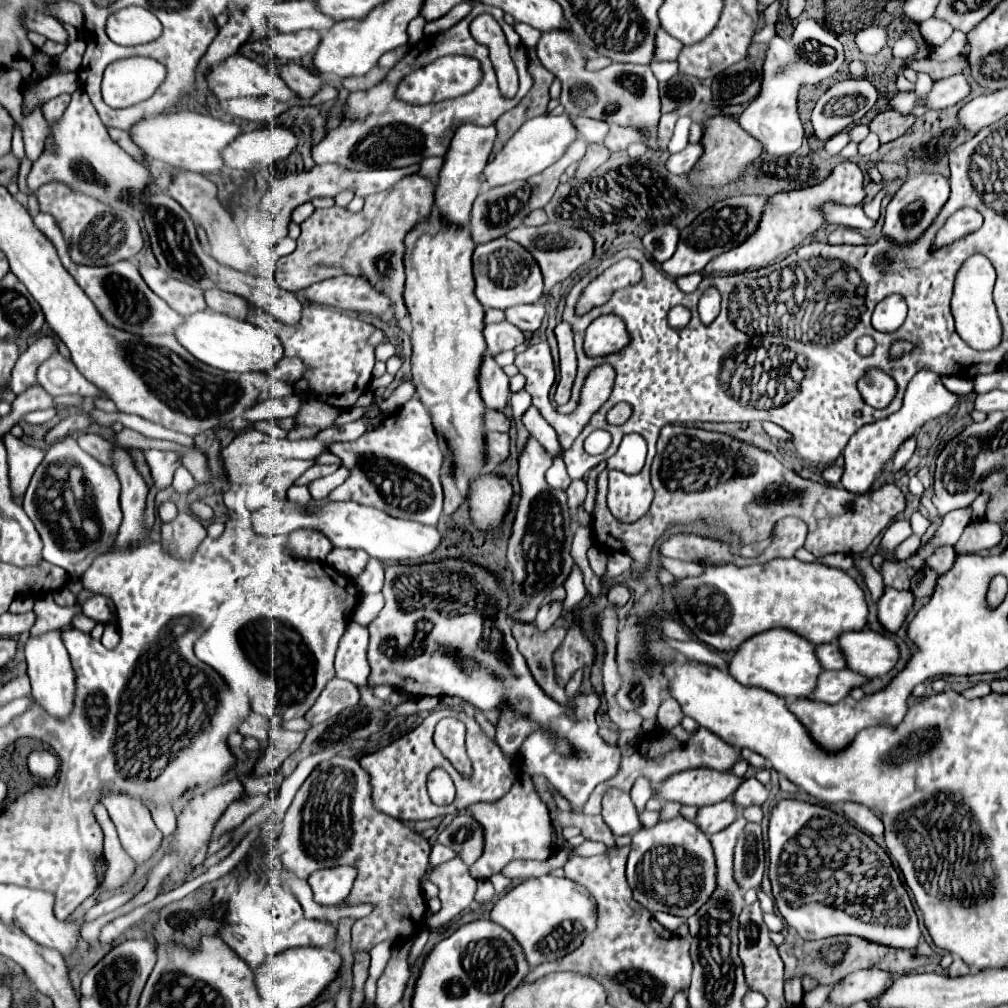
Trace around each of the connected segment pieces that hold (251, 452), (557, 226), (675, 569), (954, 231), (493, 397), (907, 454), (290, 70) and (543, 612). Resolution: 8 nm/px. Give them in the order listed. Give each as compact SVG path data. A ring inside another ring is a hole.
M364 419L346 423L346 425L340 425L340 427L332 427L332 429L322 429L314 437L298 439L298 441L272 439L270 435L260 433L256 429L246 429L240 435L236 435L234 441L226 449L222 449L224 467L228 471L230 481L234 481L234 483L260 483L270 471L274 471L286 459L314 459L314 457L322 455L324 451L328 451L328 447L332 443L338 443L338 441L354 441L354 439L362 437L364 433L366 433Z
M546 223L540 227L516 227L516 231L510 231L510 235L514 241L518 241L522 247L526 247L534 259L538 261L542 275L544 275L544 285L546 285L546 295L552 291L554 285L562 283L566 277L570 277L576 269L580 269L582 265L586 265L592 257L594 257L594 237L590 231L580 229L580 227L572 227L572 225L564 225L564 223Z
M662 559L664 567L678 579L684 579L684 577L694 577L694 575L702 575L704 573L704 567L700 563L684 563L684 561L676 561L676 559Z
M960 209L956 211L948 223L938 231L936 235L936 241L934 241L934 247L940 247L942 243L950 243L950 241L956 241L960 239L962 235L968 235L972 231L976 231L978 227L982 225L982 215L976 211L976 209Z
M484 355L480 373L478 373L478 389L480 397L484 399L484 405L490 409L504 409L510 399L510 389L508 389L508 377L506 373L498 367L494 357Z
M912 435L912 437L908 437L908 439L898 447L898 451L896 451L896 455L894 455L894 467L892 467L892 471L902 469L902 467L910 461L910 457L912 457L912 453L914 453L914 447L916 447L916 437Z
M286 63L282 65L280 73L278 73L284 83L288 83L288 87L302 99L302 101L308 101L312 99L314 95L320 93L322 89L322 79L310 71L306 71L304 67L300 65L294 65L294 63Z
M564 599L542 605L540 611L538 611L538 615L536 615L536 625L538 625L538 629L548 629L548 627L552 627L552 625L558 621L562 609L564 609Z

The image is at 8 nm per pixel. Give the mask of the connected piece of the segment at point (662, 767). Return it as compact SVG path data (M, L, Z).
M700 729L690 741L684 743L684 747L682 747L680 751L672 751L672 753L668 753L668 755L664 755L664 757L658 757L658 759L652 759L652 761L640 759L640 755L636 755L636 743L638 743L638 731L622 731L622 733L620 733L618 747L620 747L620 751L622 751L622 767L624 767L624 771L620 771L620 775L608 779L608 781L604 781L604 783L600 783L600 785L594 789L594 793L590 795L590 799L588 799L586 807L584 807L584 813L588 813L588 815L600 815L604 793L606 793L608 789L620 789L620 791L626 791L626 793L628 793L628 791L632 789L634 779L638 779L640 775L648 777L648 779L652 781L652 785L656 787L656 785L660 785L664 779L668 779L670 775L674 775L674 773L678 773L678 771L696 769L696 767L710 767L710 769L718 769L718 771L730 771L732 765L738 761L738 751L736 751L732 745L724 743L718 735L714 735L714 733L708 731L708 729Z

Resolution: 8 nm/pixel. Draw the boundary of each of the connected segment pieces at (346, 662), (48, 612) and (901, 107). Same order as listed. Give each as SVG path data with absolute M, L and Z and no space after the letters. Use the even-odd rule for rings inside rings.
M350 621L346 629L336 653L336 677L352 681L356 687L364 687L370 675L366 661L368 629L356 621Z
M46 595L42 601L34 603L34 613L38 617L36 617L34 627L30 629L30 635L32 637L40 637L40 635L44 635L48 631L64 629L64 627L70 625L70 621L72 621L74 615L81 611L82 608L78 604L72 607L58 607L52 601L52 595Z
M912 91L912 93L896 93L892 97L888 95L888 101L890 101L892 109L896 109L900 113L908 113L916 103L916 93Z

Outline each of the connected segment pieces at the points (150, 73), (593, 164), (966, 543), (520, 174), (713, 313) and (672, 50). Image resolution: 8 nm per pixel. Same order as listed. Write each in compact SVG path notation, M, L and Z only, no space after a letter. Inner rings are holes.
M126 57L110 63L102 79L102 99L114 109L150 97L164 81L164 65L150 57Z
M588 143L588 151L580 161L580 169L576 173L578 179L586 179L590 173L594 173L602 163L606 163L610 157L610 151L602 143Z
M976 521L964 529L954 551L956 553L980 553L980 551L1000 545L1002 537L1004 537L1004 531L1000 529L1000 525L988 523L988 521Z
M562 113L562 115L540 115L530 119L528 123L524 123L524 127L520 127L520 131L516 131L512 135L512 139L502 147L500 153L496 153L494 161L488 163L484 167L484 175L488 179L488 185L504 185L508 181L516 181L516 179L528 179L536 173L542 173L546 167L550 167L552 163L556 163L566 149L576 141L576 127L574 121Z
M708 287L708 289L704 291L704 295L702 295L700 303L698 303L700 321L702 321L704 325L712 323L712 321L718 317L718 313L720 313L720 301L722 301L722 295L720 295L720 291L718 291L716 287Z
M660 31L660 35L656 35L656 59L654 61L676 61L682 47L684 45L678 39L670 37L666 31Z

